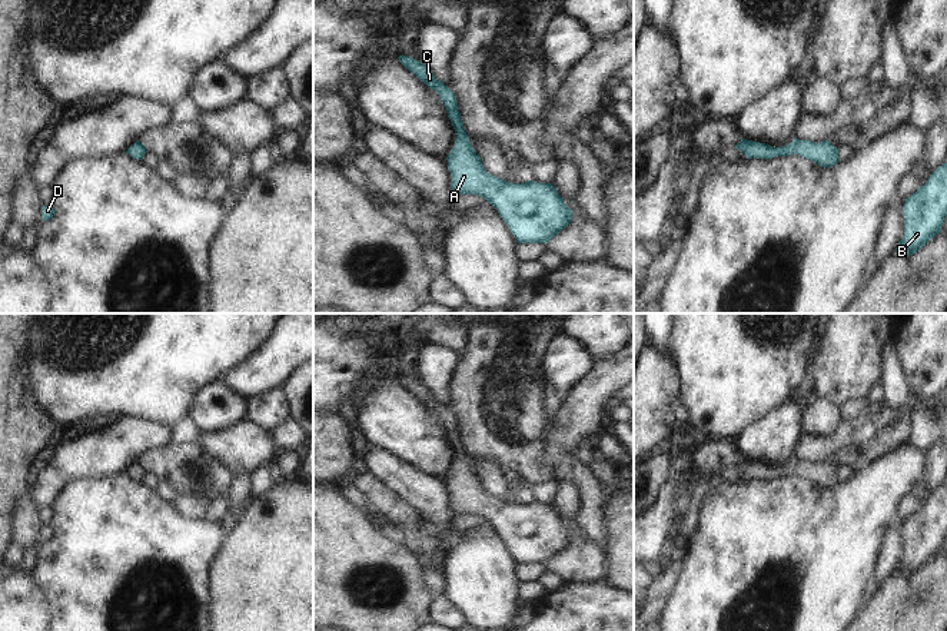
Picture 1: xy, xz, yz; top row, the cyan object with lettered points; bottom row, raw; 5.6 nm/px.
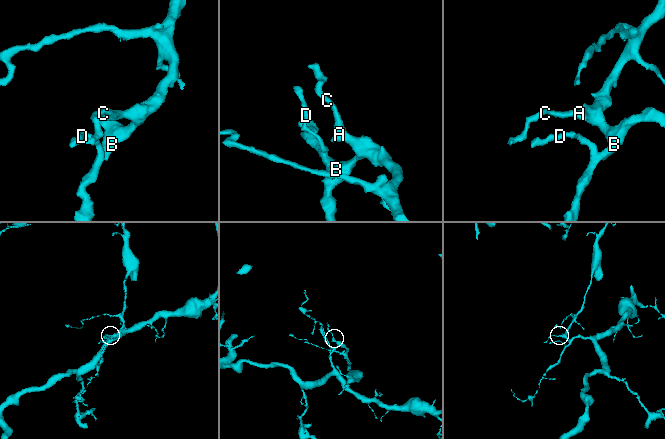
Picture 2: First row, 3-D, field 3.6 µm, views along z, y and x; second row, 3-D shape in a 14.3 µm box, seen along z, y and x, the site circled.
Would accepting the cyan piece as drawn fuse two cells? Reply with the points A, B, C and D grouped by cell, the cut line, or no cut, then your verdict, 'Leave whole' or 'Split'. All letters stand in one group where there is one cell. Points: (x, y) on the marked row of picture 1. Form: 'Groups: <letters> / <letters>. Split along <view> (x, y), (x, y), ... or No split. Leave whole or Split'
Groups: A B C D. No split. Leave whole

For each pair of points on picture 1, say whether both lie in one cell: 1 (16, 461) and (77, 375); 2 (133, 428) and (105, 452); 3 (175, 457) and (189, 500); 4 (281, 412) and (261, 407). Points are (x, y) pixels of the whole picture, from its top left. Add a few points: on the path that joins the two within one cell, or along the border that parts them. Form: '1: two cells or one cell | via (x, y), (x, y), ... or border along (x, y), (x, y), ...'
1: two cells | border along (29, 387), (33, 398), (57, 422)
2: one cell | via (126, 435), (112, 449)
3: two cells | border along (178, 494), (205, 492), (212, 498)
4: one cell | via (276, 409), (265, 409)

